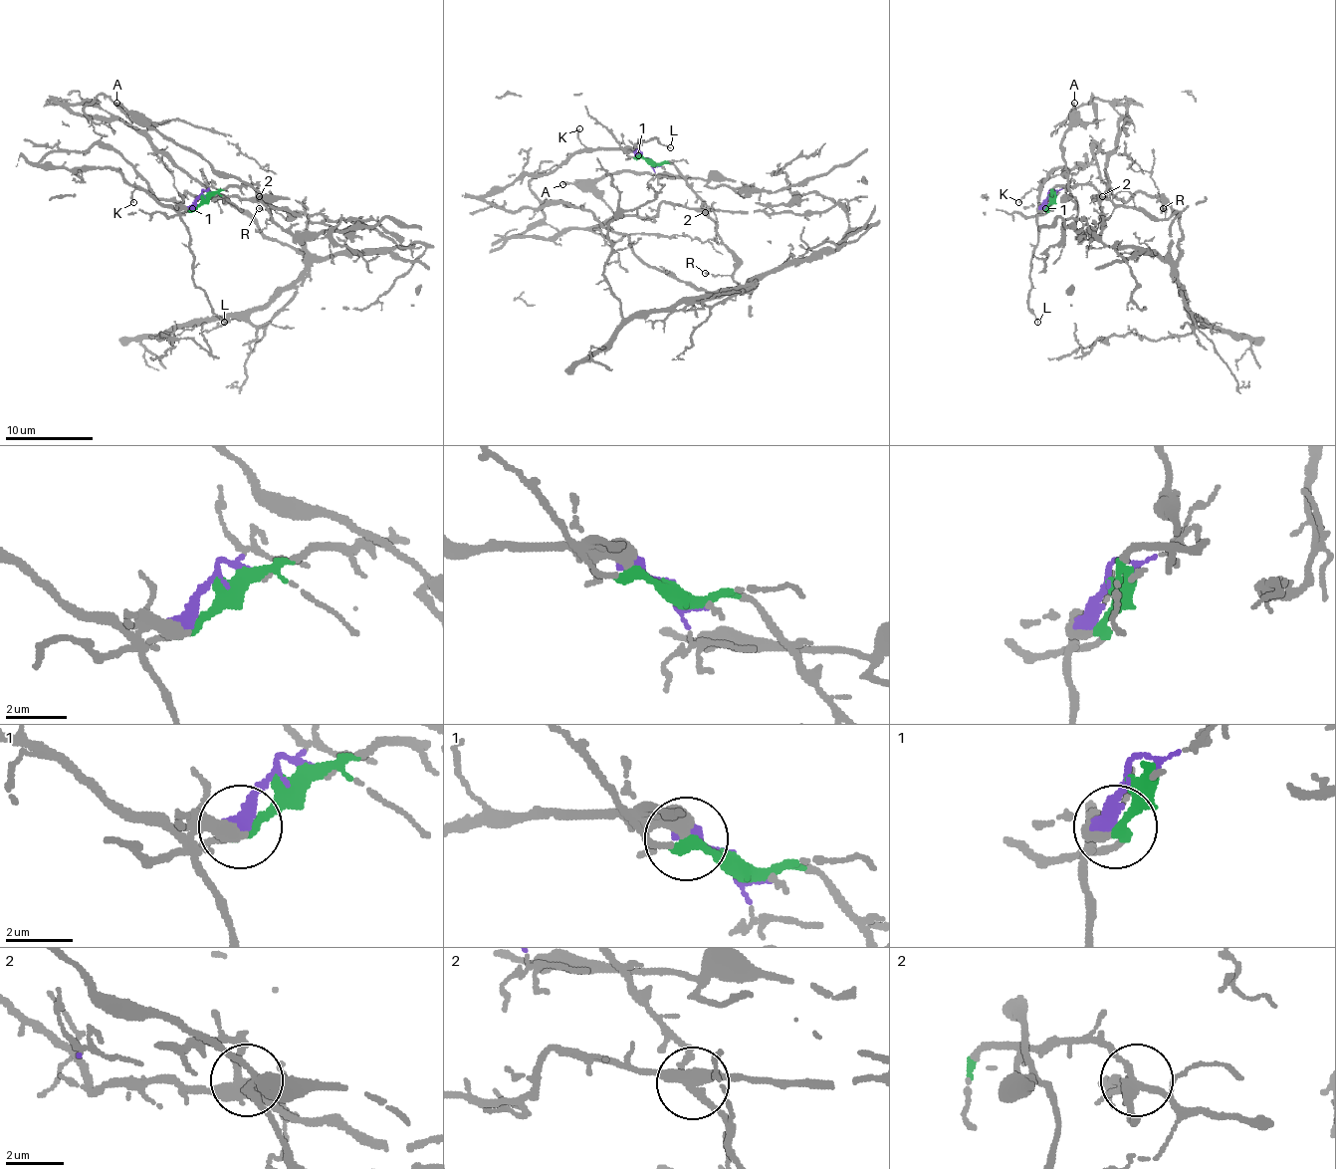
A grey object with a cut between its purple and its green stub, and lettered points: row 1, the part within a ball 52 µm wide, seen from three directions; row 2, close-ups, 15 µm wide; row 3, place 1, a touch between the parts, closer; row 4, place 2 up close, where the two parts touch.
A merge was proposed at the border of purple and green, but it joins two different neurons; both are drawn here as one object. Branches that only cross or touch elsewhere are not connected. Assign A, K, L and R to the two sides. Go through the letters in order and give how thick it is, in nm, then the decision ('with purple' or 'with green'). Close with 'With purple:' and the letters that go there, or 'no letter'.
A: 240 nm thick; with green
K: 140 nm thick; with purple
L: 120 nm thick; with purple
R: 130 nm thick; with green
With purple: K, L

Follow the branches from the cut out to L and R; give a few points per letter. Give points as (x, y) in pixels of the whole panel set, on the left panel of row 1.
L: (203, 197), (181, 217), (194, 254), (192, 283), (205, 294), (210, 307), (225, 323)
R: (203, 197), (229, 186), (256, 184), (256, 193), (269, 204), (282, 208), (289, 217), (271, 208), (258, 208)

